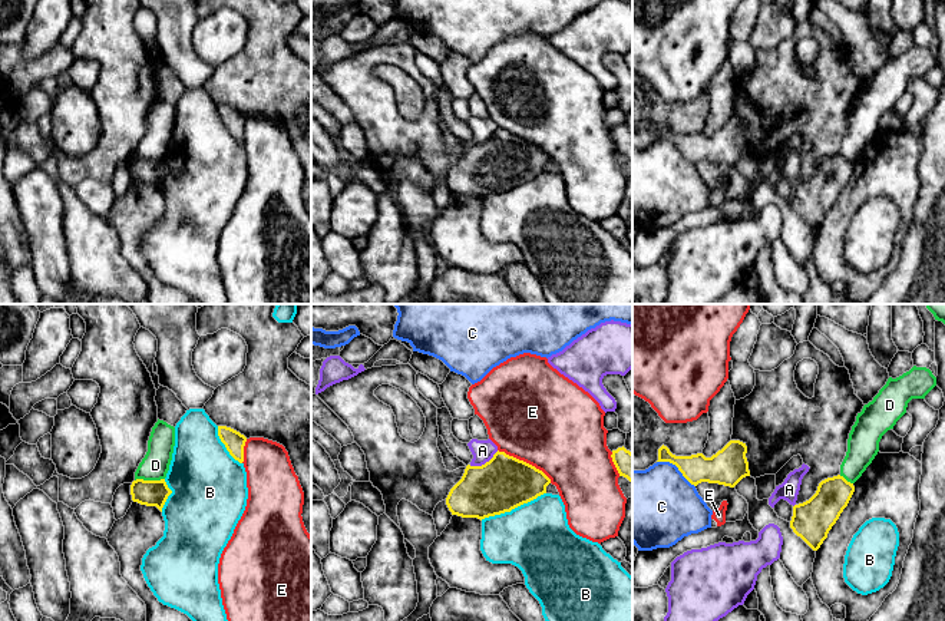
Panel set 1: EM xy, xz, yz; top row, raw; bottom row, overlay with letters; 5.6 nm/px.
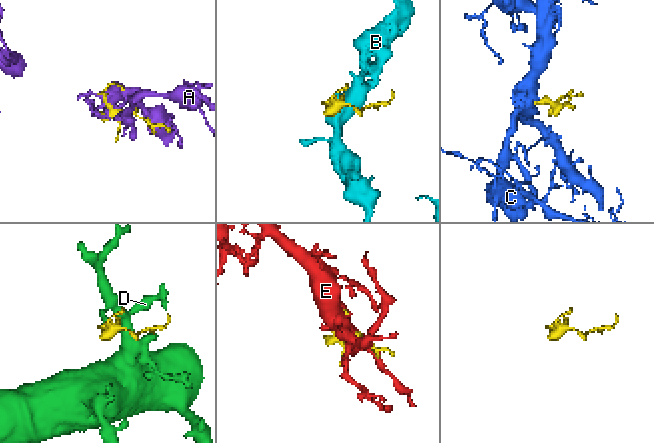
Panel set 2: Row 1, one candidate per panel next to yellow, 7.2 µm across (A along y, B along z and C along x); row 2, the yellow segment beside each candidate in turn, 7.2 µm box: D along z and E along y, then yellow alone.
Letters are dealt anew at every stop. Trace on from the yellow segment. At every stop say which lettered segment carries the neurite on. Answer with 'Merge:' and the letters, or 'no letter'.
Merge: no letter

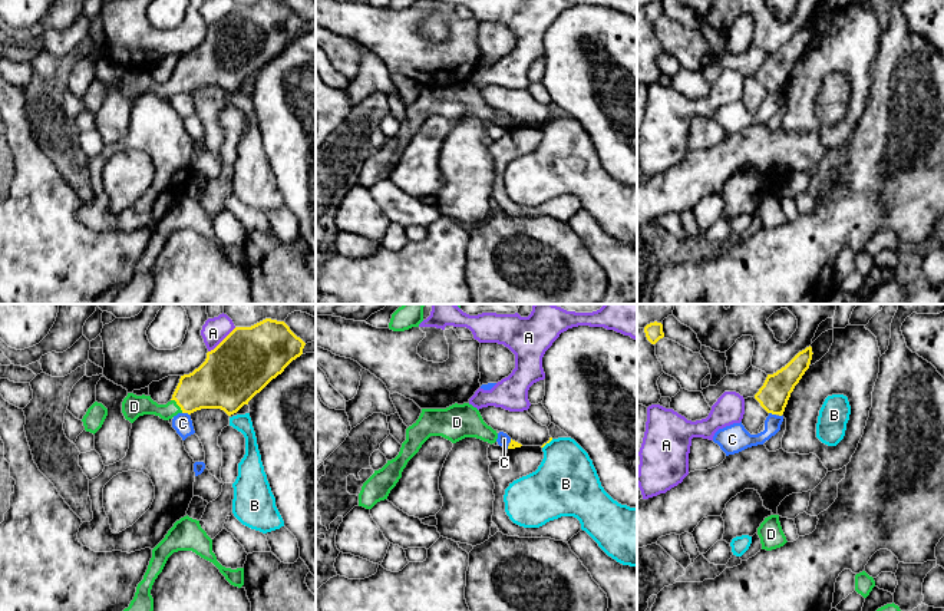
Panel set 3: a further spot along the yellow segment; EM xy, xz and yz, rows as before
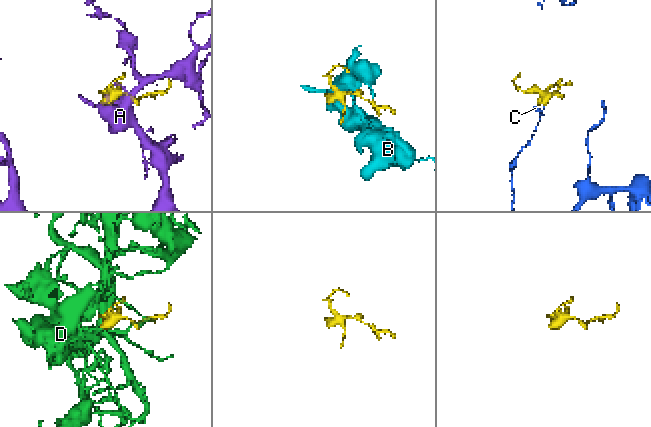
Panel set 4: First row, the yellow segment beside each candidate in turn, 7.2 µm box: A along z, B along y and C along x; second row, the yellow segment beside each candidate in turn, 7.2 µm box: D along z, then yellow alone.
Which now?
Merge: D

